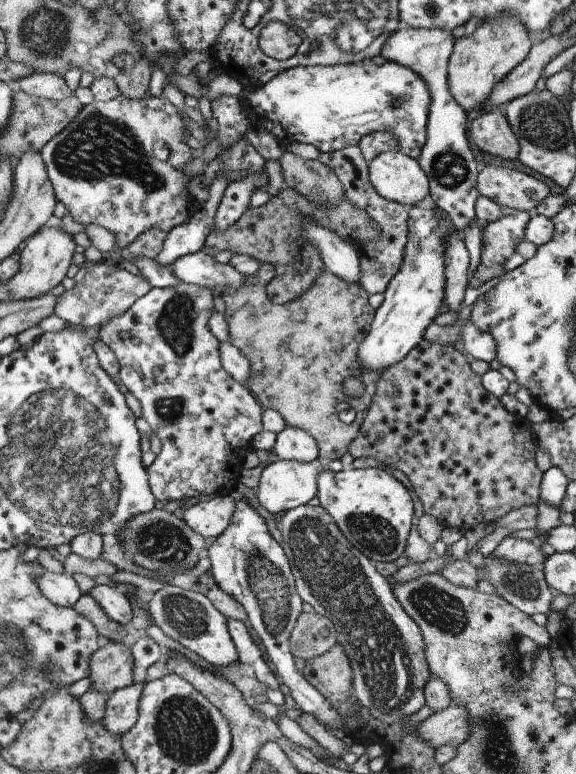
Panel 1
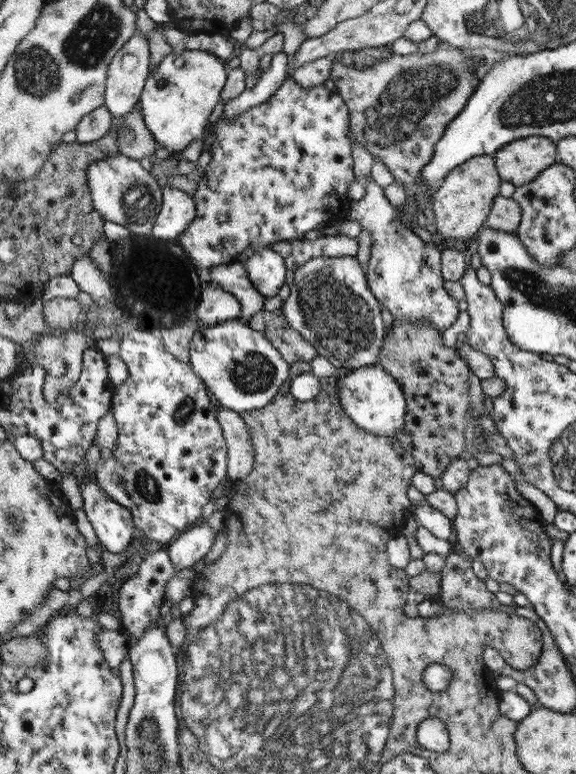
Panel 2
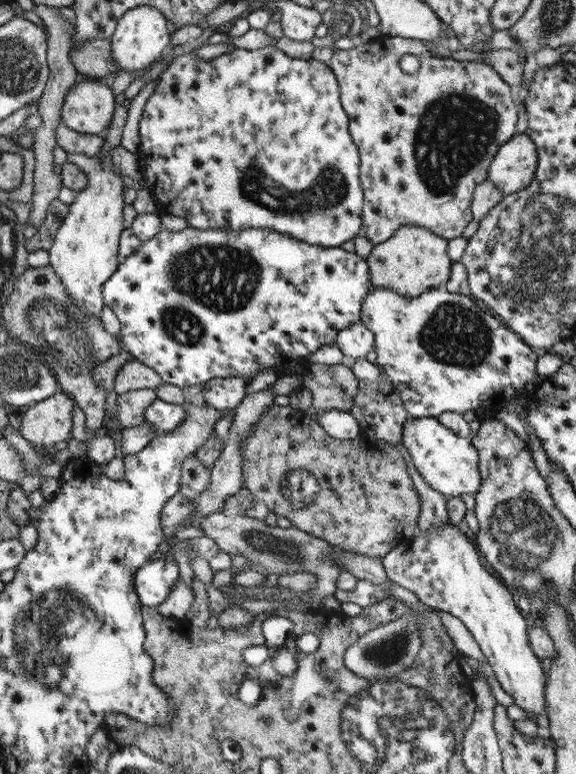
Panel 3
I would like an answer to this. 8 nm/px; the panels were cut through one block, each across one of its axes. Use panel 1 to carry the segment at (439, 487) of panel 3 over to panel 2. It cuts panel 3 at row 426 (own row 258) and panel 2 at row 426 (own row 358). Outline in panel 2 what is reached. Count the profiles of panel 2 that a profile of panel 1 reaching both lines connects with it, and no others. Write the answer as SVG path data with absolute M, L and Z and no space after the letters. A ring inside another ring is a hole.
M382 366L352 369L346 376L338 377L335 389L345 413L362 429L390 439L402 430L406 419L406 399L400 385Z

